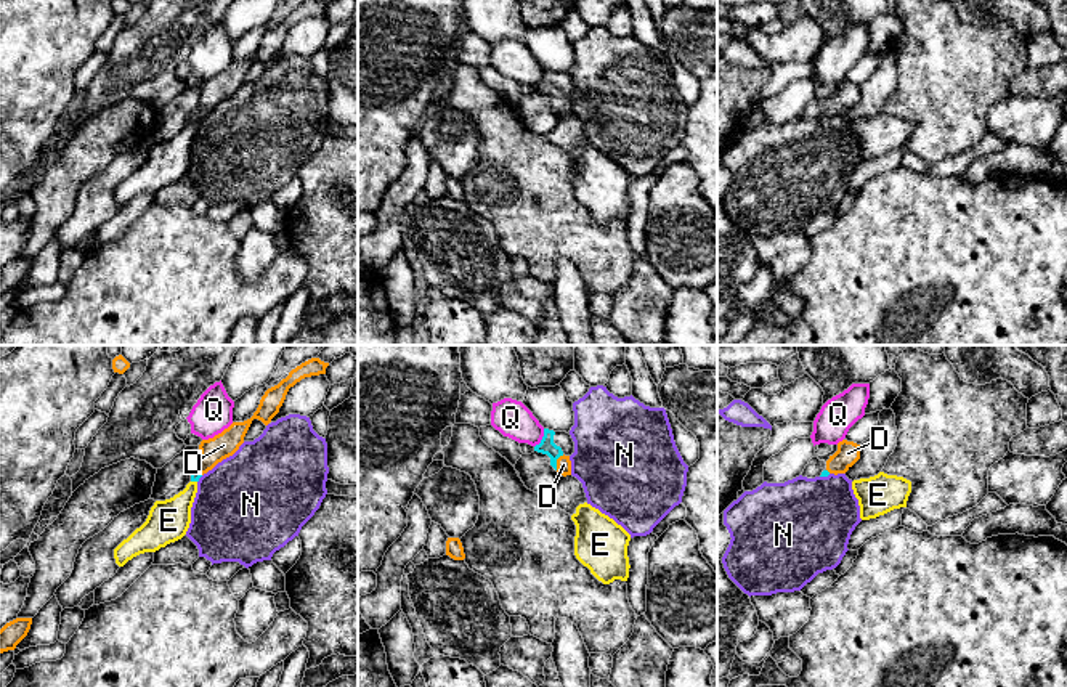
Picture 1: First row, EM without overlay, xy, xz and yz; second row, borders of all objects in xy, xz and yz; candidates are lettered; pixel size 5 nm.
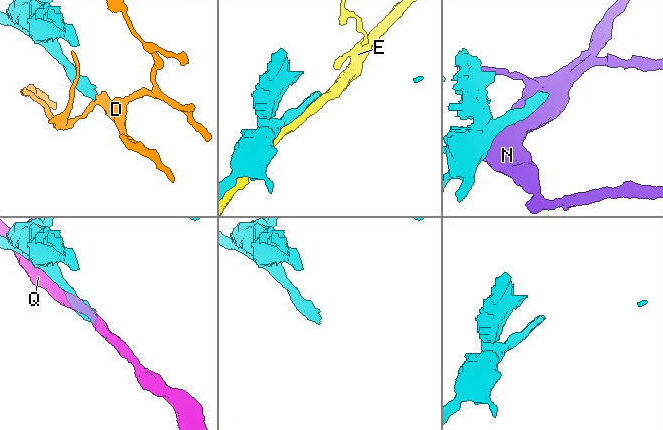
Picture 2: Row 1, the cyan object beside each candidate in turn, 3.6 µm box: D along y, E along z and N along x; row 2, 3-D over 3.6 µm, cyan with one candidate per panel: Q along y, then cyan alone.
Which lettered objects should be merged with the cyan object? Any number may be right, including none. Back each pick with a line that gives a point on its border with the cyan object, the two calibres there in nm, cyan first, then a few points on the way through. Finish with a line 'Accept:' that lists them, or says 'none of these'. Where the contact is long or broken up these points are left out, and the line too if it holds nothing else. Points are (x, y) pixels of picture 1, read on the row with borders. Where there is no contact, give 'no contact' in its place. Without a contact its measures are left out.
D: xz (555, 461) | 80/80 nm | across xz (546, 447), (555, 461), (563, 464)
Accept: D

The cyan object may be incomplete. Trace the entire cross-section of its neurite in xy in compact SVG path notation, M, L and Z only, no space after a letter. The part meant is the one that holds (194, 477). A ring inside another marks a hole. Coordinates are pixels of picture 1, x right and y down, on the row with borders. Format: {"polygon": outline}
{"polygon": "M311 358L289 372L278 385L268 388L260 400L260 404L254 416L244 422L233 422L221 433L213 438L202 440L199 445L201 459L197 470L191 474L191 482L199 482L199 478L212 470L218 462L233 456L239 446L244 443L244 437L254 419L262 421L265 425L279 413L286 395L290 387L300 382L305 377L326 374L329 363L321 361L319 358Z"}

